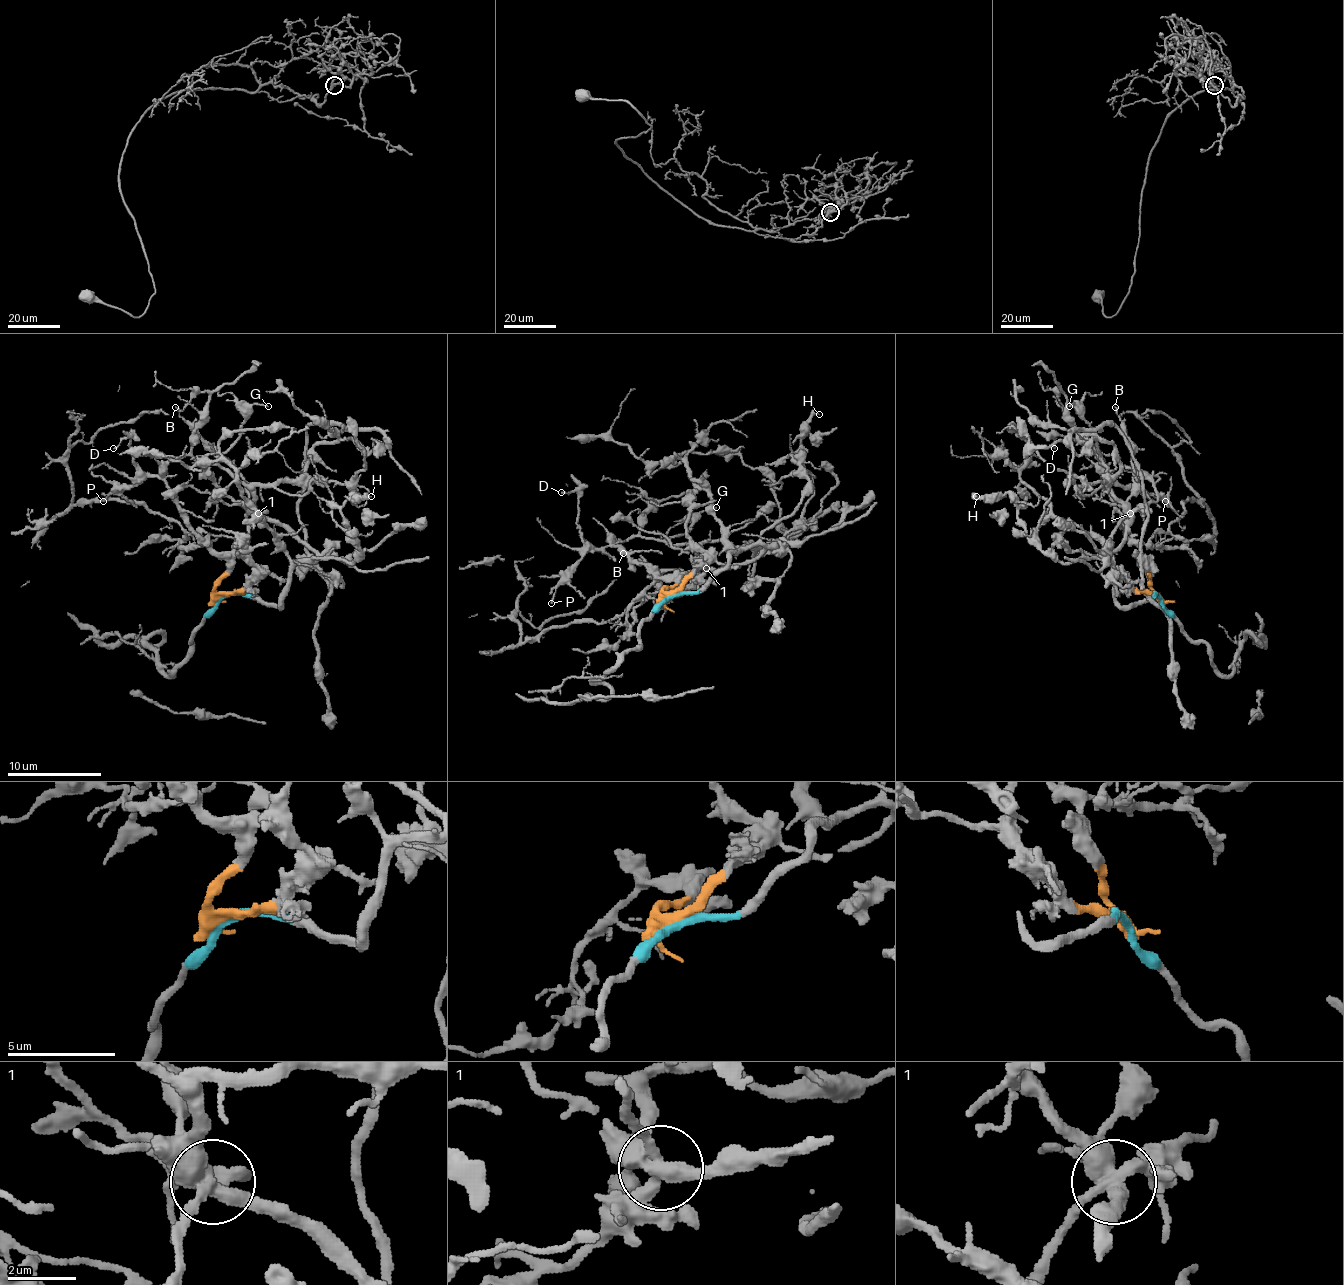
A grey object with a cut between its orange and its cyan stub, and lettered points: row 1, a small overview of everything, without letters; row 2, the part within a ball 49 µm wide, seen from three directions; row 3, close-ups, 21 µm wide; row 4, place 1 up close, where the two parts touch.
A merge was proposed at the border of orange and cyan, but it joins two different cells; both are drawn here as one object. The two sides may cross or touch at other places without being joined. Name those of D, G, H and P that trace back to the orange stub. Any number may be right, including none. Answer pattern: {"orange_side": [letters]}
{"orange_side": ["D", "P"]}

